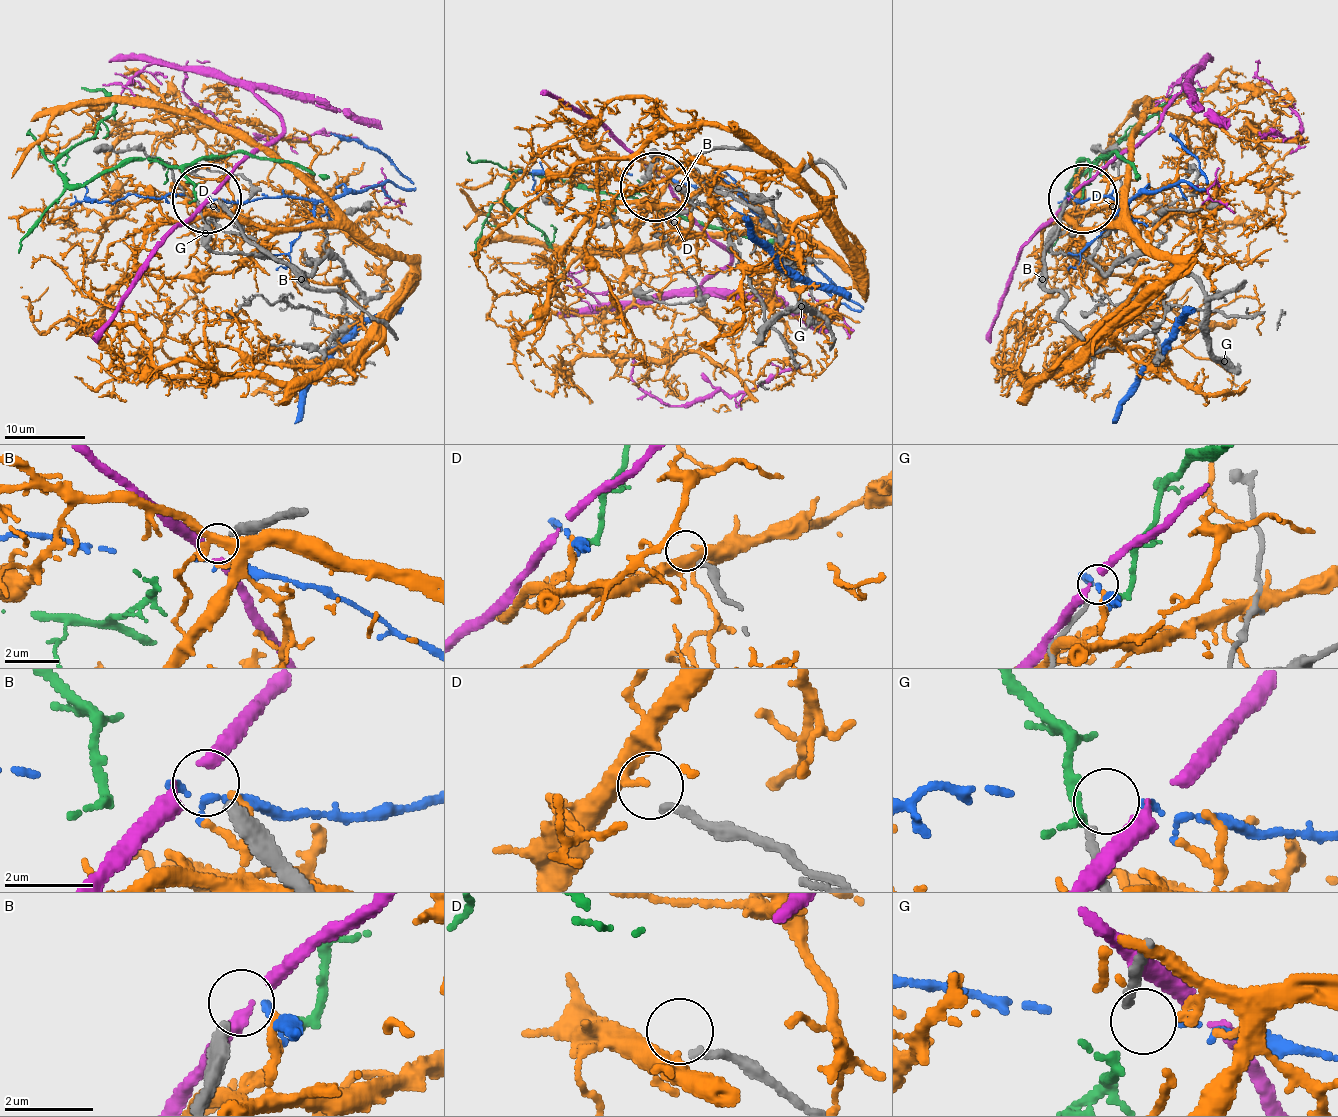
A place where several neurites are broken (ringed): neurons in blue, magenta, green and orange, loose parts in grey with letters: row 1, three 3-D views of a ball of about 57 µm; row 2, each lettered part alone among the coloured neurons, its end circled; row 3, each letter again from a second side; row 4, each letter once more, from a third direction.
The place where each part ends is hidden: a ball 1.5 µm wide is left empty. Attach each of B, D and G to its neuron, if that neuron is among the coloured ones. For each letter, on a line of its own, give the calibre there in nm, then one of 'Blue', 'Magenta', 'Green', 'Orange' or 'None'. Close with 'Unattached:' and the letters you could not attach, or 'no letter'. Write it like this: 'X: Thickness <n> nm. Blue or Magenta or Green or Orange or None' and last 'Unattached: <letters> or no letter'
B: Thickness 360 nm. None
D: Thickness 170 nm. None
G: Thickness 180 nm. None
Unattached: B, D, G

